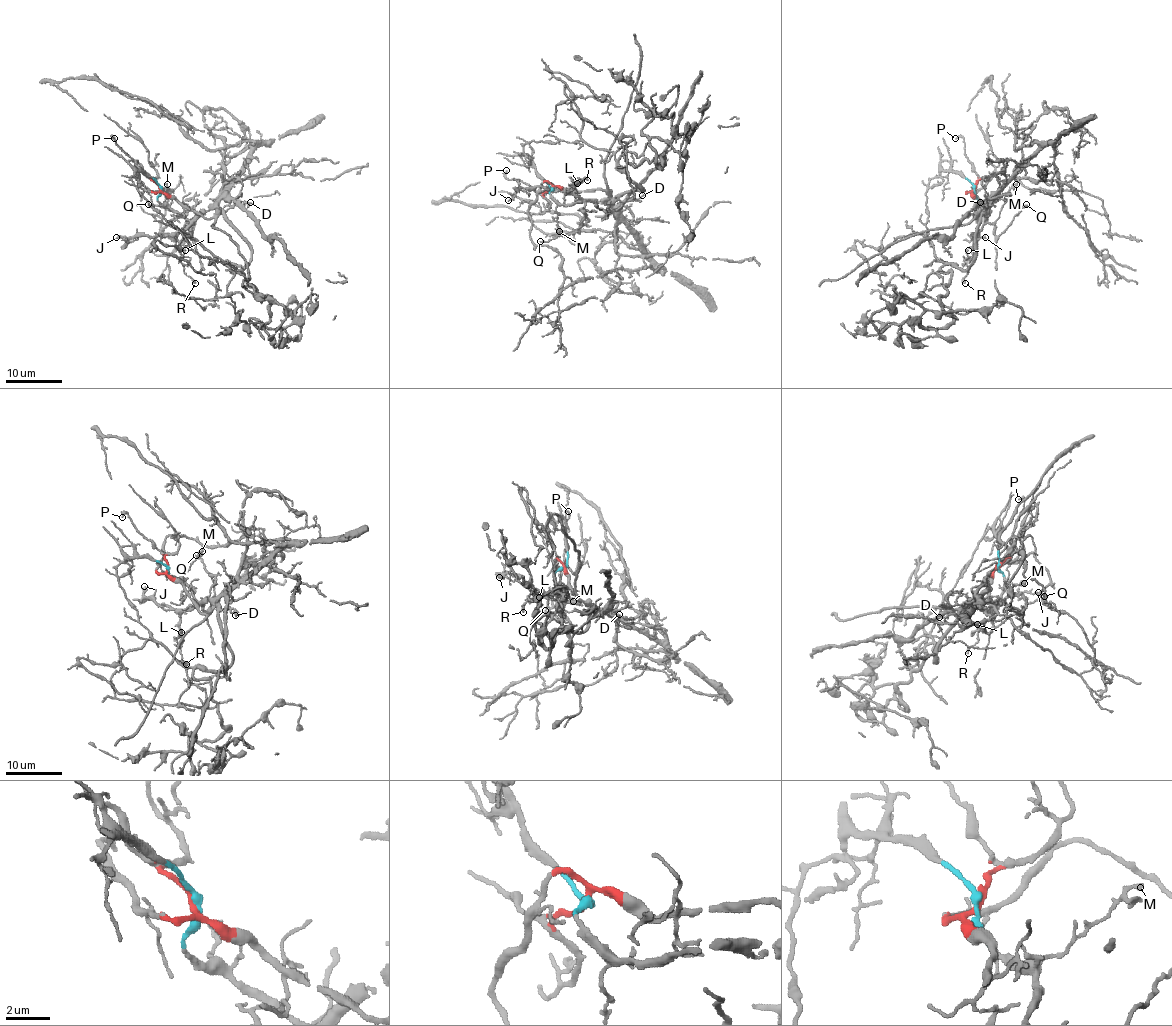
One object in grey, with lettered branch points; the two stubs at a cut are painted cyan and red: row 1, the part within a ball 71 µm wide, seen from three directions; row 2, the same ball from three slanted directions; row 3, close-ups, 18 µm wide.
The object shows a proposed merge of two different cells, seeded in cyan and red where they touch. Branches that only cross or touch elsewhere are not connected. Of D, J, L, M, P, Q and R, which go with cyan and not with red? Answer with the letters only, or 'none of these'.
J, L, M, Q, R

